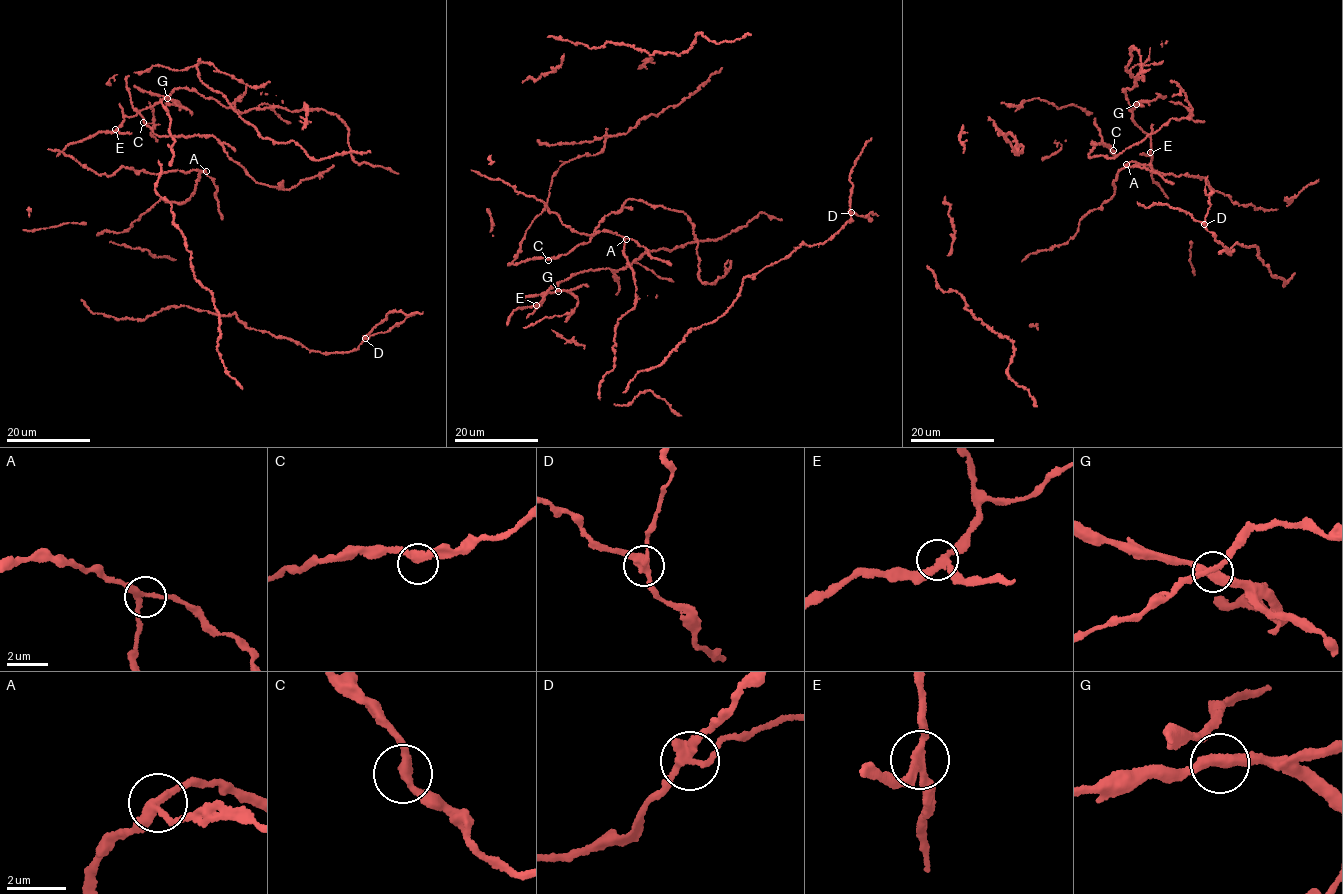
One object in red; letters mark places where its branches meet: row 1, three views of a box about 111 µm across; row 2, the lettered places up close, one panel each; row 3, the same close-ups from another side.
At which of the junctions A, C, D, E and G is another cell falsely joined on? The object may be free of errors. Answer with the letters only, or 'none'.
D

